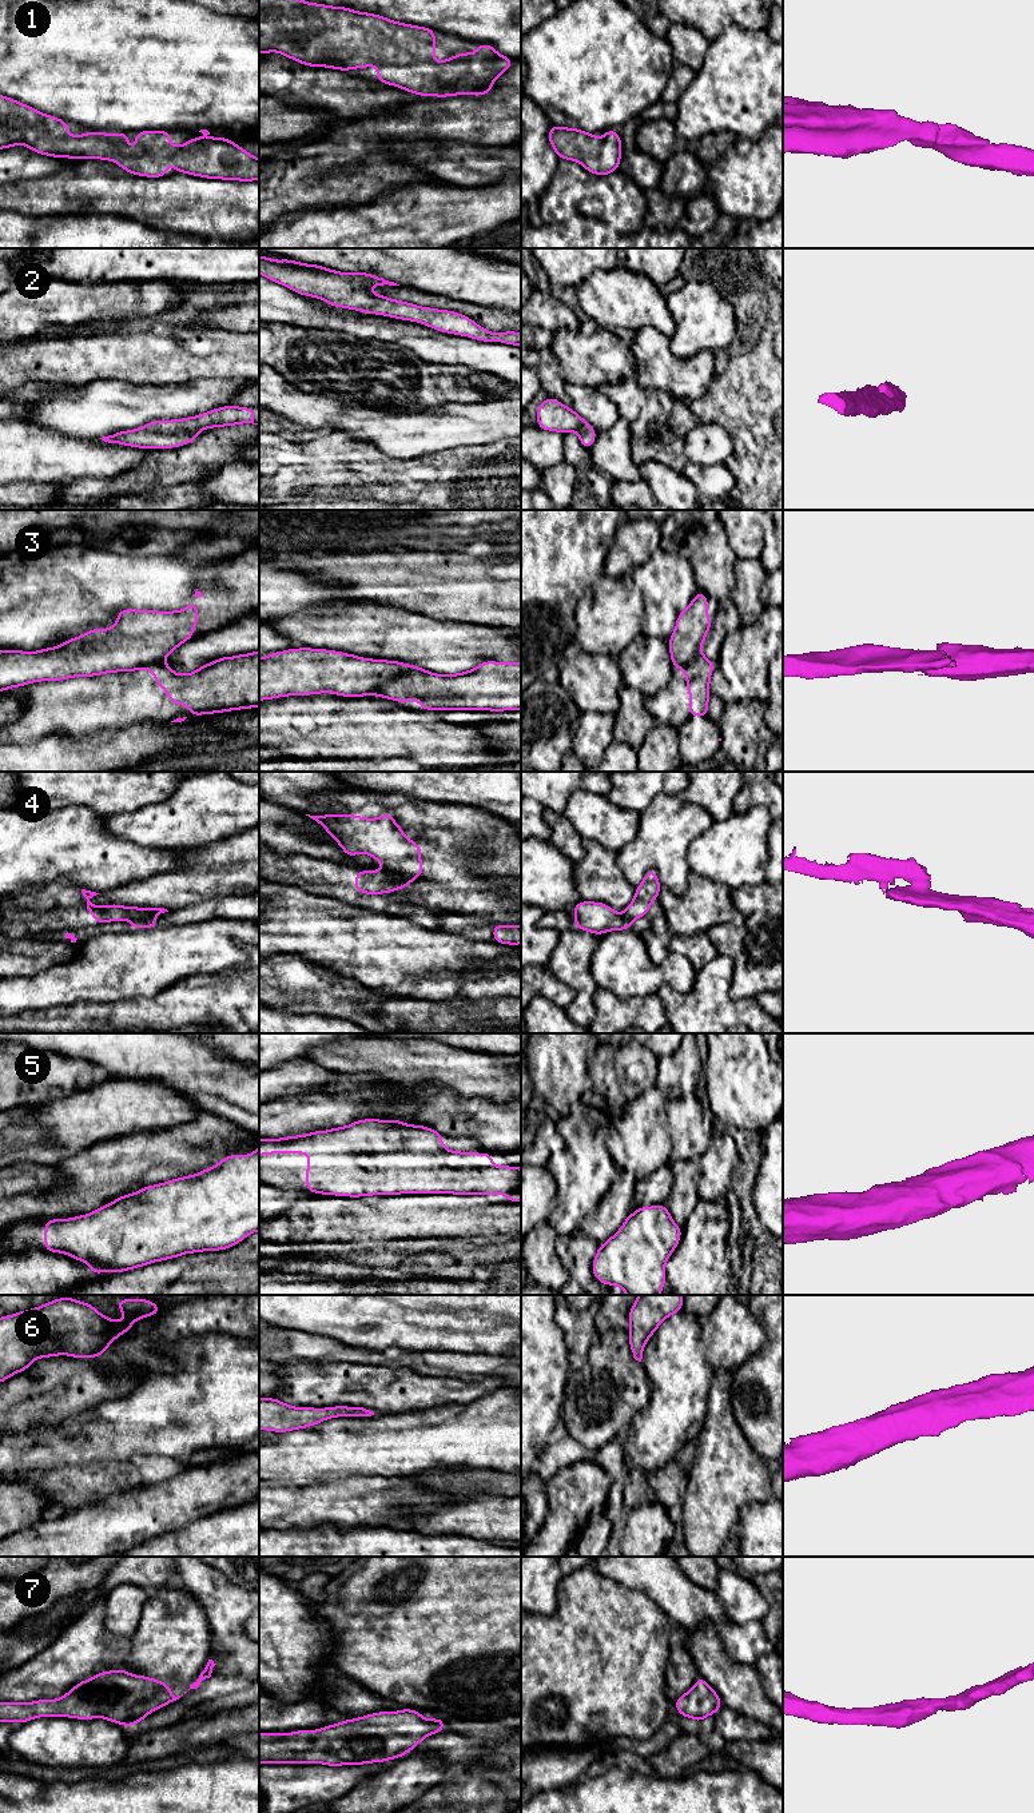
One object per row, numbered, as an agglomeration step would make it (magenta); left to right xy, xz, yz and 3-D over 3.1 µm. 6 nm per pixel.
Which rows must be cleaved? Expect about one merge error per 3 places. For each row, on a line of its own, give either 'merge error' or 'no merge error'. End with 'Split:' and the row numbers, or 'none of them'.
1: no merge error
2: no merge error
3: merge error
4: merge error
5: no merge error
6: no merge error
7: no merge error
Split: 3, 4

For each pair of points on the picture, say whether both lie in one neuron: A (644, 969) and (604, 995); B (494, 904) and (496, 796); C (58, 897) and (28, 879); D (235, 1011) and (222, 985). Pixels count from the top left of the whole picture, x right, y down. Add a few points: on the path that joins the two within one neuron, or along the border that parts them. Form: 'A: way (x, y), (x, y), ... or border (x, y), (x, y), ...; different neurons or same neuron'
A: border (599, 987), (604, 987), (623, 999), (641, 997); different neurons
B: border (488, 813), (502, 820); different neurons
C: border (74, 884), (58, 879), (14, 900); different neurons
D: way (229, 1004), (222, 997), (222, 992); same neuron

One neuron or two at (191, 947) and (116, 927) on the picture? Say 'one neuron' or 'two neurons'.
two neurons

